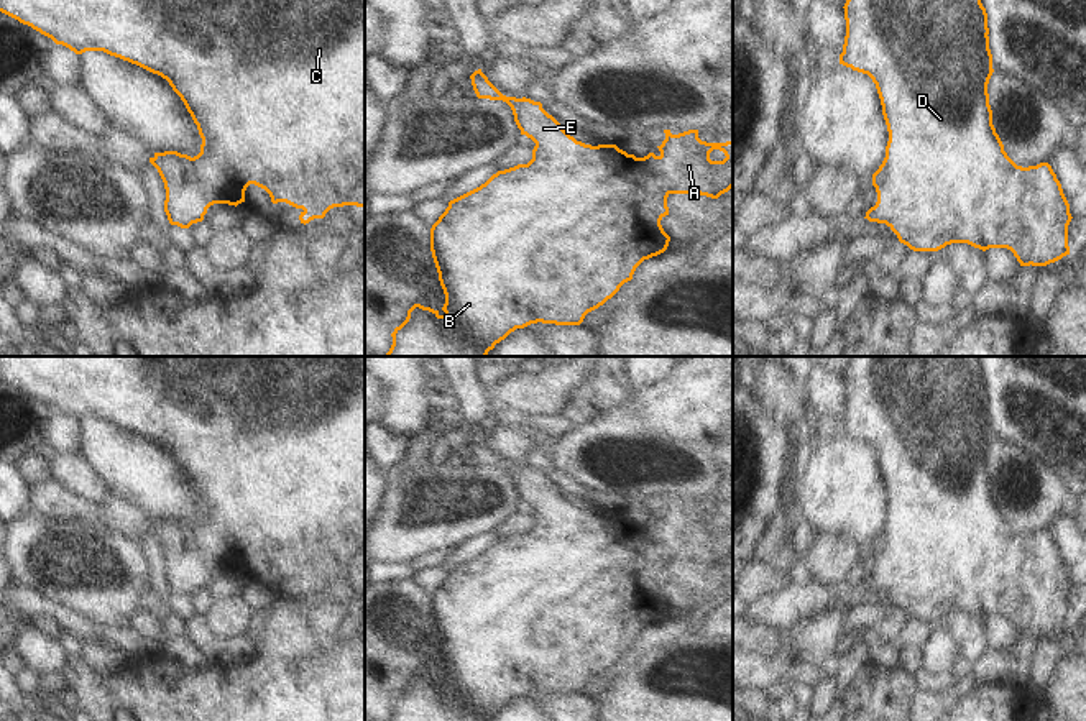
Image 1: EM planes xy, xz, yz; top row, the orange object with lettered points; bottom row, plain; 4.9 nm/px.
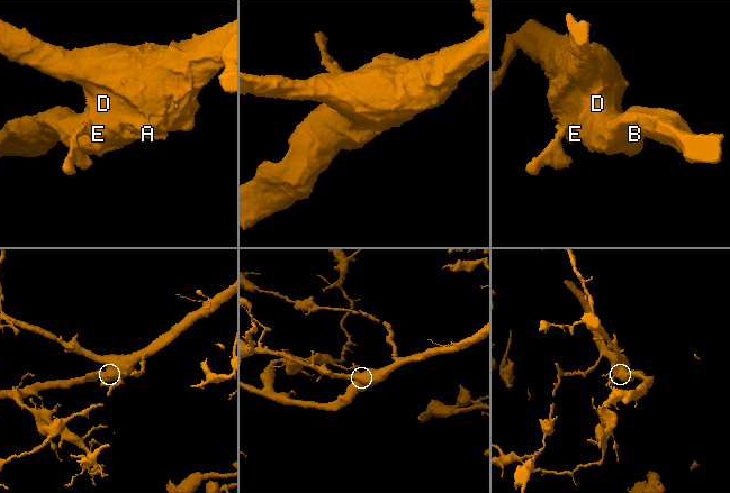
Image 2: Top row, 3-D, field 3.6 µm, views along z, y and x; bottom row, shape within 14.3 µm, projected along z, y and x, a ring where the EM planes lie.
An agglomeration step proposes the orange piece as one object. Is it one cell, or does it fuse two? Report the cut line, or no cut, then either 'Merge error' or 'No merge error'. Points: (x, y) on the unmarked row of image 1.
No split. No merge error

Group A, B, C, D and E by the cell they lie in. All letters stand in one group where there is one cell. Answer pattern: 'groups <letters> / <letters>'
groups A B C D E

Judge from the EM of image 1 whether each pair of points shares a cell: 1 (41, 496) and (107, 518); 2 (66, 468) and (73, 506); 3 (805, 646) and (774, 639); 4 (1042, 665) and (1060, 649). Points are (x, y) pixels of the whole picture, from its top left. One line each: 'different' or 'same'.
1: same
2: different
3: different
4: same

